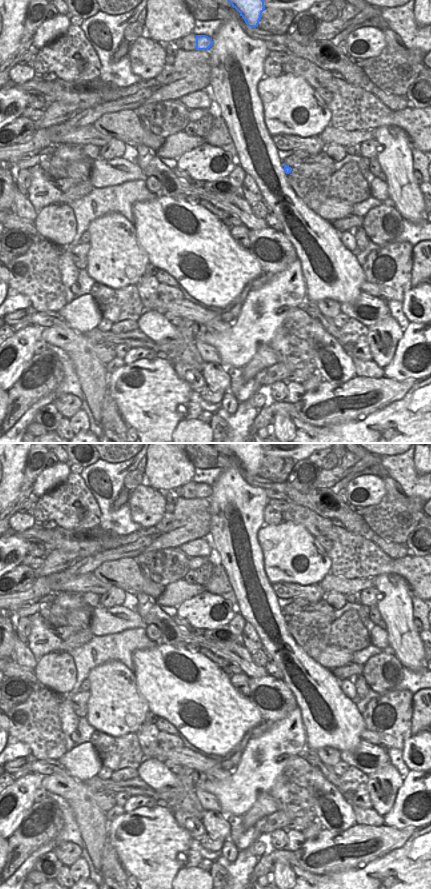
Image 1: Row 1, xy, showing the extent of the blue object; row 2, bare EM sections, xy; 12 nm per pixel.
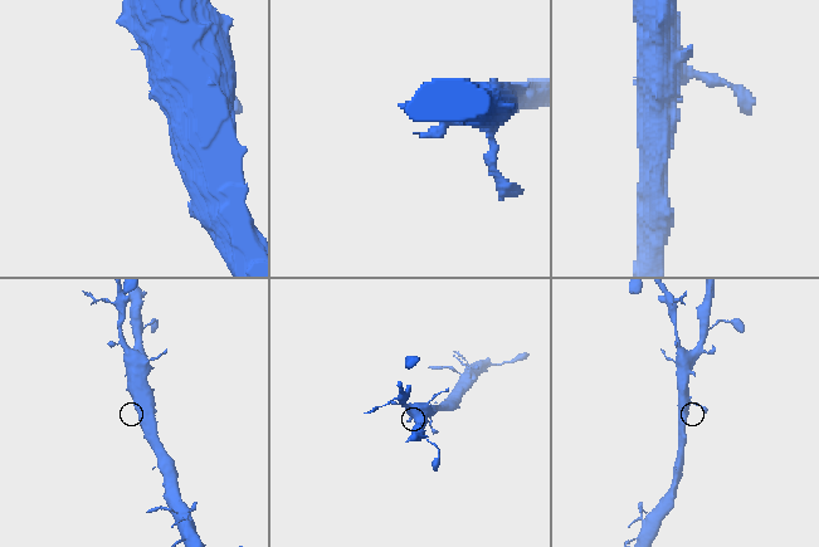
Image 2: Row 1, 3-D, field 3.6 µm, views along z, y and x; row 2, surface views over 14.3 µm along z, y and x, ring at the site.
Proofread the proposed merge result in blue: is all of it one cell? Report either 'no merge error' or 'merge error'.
no merge error

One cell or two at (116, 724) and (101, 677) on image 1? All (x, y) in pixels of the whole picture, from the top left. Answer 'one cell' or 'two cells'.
one cell

